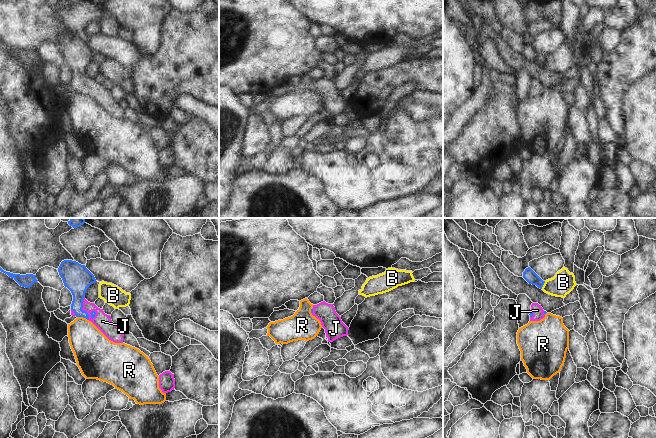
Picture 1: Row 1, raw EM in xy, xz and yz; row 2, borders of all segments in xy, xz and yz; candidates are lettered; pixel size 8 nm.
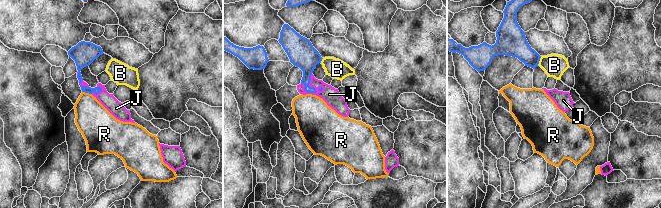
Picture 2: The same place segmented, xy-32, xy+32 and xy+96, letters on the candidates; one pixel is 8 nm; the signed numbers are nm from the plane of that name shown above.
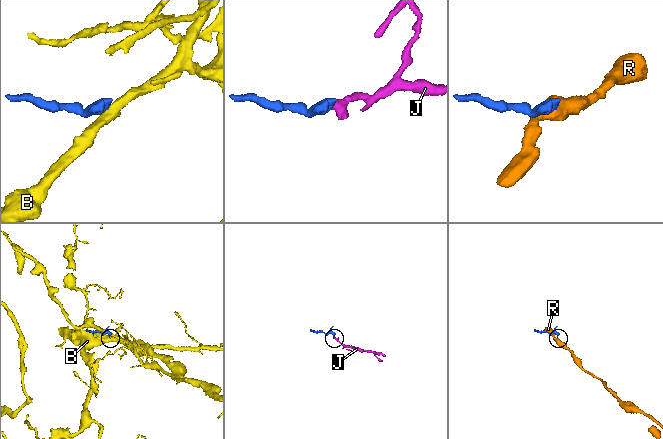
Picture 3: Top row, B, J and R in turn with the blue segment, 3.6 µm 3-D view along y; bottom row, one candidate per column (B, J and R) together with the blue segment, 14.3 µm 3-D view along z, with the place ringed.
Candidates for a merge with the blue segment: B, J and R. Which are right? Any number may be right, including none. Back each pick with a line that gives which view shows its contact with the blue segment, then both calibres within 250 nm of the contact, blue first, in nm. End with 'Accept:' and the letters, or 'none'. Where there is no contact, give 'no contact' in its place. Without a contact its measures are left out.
J: xy | 220/140 nm
Accept: J

